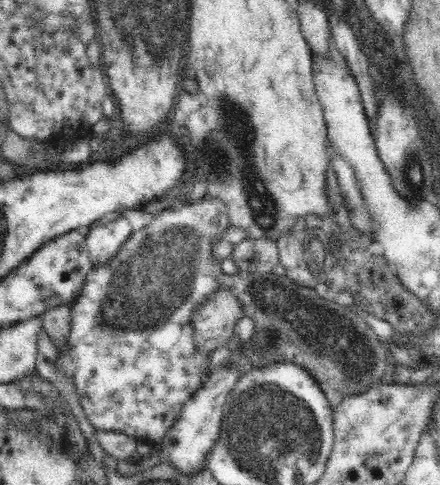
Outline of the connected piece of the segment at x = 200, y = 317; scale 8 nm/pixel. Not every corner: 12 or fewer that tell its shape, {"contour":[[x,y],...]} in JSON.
{"contour":[[222,289],[200,306],[193,324],[203,350],[234,342],[244,305]]}

